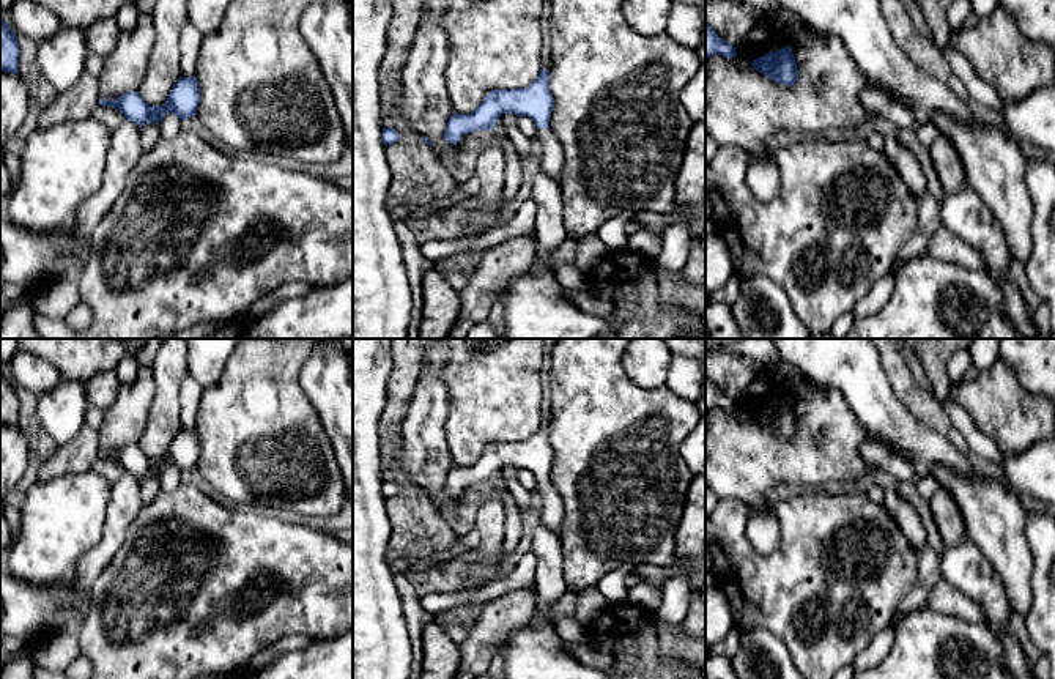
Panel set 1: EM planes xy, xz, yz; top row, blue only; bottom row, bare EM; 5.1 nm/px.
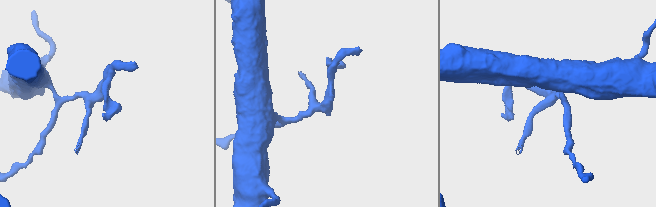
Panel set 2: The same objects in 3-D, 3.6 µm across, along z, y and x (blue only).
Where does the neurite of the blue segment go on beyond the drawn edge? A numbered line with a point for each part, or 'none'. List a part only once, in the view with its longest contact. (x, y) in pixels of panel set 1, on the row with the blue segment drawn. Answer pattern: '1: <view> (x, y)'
1: xz (553, 159)

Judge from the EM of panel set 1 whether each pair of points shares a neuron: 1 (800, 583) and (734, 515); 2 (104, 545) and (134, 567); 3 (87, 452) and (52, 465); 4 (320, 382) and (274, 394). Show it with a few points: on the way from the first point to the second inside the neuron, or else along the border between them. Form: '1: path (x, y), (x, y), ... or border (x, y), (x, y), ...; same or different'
1: path (777, 583), (734, 544), (734, 539); same
2: border (133, 520), (122, 545), (93, 583); different
3: path (79, 454), (60, 462); same
4: border (309, 355), (299, 375), (299, 386), (318, 419); different

